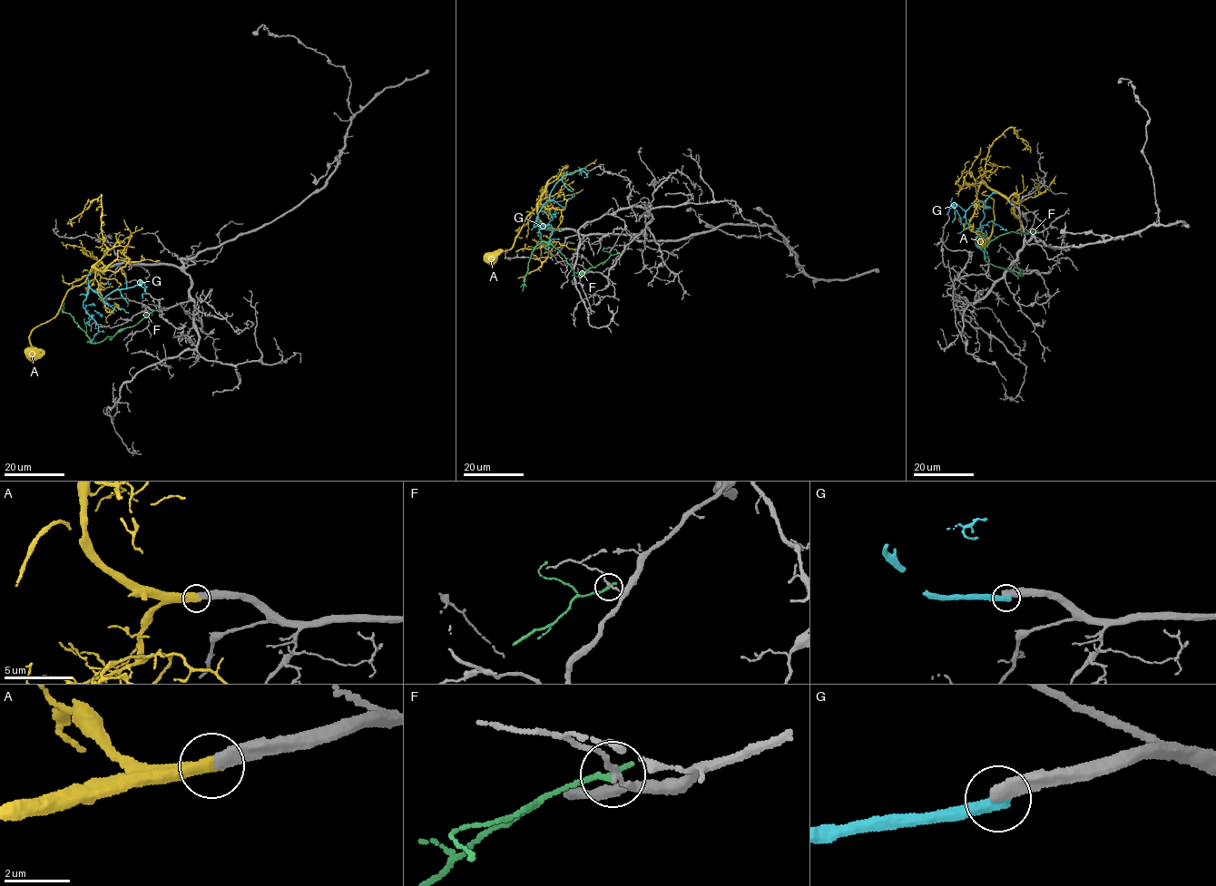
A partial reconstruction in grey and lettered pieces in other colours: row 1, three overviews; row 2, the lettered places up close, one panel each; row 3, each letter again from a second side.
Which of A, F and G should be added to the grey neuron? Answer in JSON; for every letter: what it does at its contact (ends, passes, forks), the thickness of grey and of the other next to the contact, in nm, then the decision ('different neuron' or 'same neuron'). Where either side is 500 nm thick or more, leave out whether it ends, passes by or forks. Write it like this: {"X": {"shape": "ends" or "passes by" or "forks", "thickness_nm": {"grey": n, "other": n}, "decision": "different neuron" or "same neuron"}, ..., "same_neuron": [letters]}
{"A": {"thickness_nm": {"grey": 440, "other": 500}, "decision": "same neuron"}, "F": {"shape": "ends", "thickness_nm": {"grey": 140, "other": 200}, "decision": "different neuron"}, "G": {"thickness_nm": {"grey": 500, "other": 440}, "decision": "different neuron"}, "same_neuron": ["A"]}

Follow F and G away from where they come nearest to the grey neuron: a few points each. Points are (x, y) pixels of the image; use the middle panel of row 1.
F: (618, 253), (576, 273), (562, 253), (541, 242), (531, 253), (526, 287)
G: (563, 229), (548, 230), (536, 219), (537, 214), (563, 175), (583, 170), (587, 176), (584, 178)

